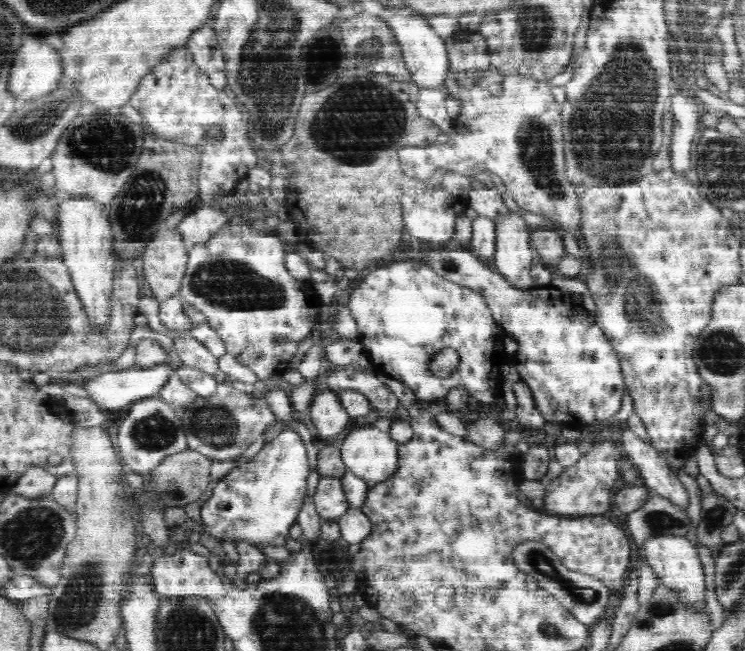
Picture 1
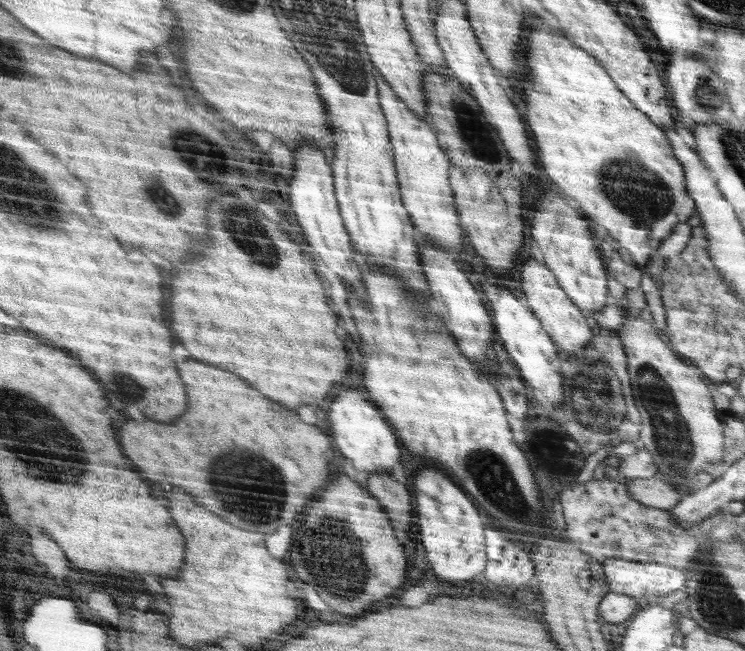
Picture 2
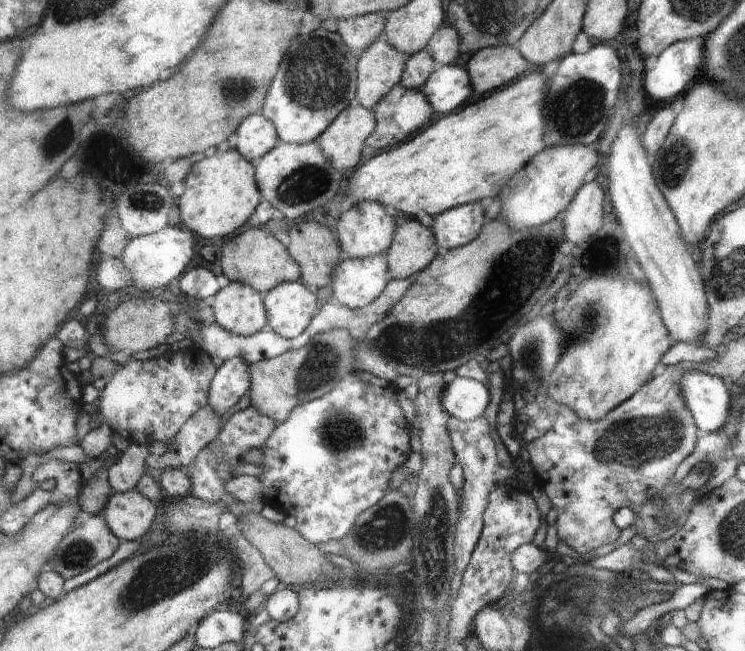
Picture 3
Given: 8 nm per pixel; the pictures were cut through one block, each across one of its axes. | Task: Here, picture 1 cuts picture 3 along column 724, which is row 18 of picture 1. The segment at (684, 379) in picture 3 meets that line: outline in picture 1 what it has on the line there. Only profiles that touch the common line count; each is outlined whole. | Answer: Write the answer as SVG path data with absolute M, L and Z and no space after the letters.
M382 6L382 20L390 26L396 40L399 42L403 59L414 78L412 82L419 88L444 90L446 82L451 81L448 70L448 53L443 39L428 23L424 14L412 8L397 8L397 6Z

